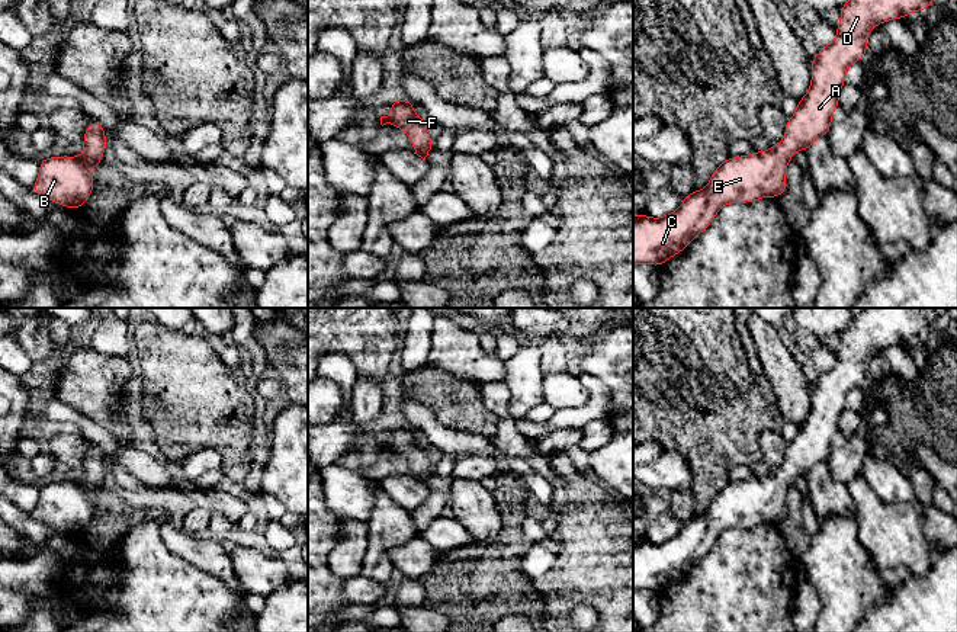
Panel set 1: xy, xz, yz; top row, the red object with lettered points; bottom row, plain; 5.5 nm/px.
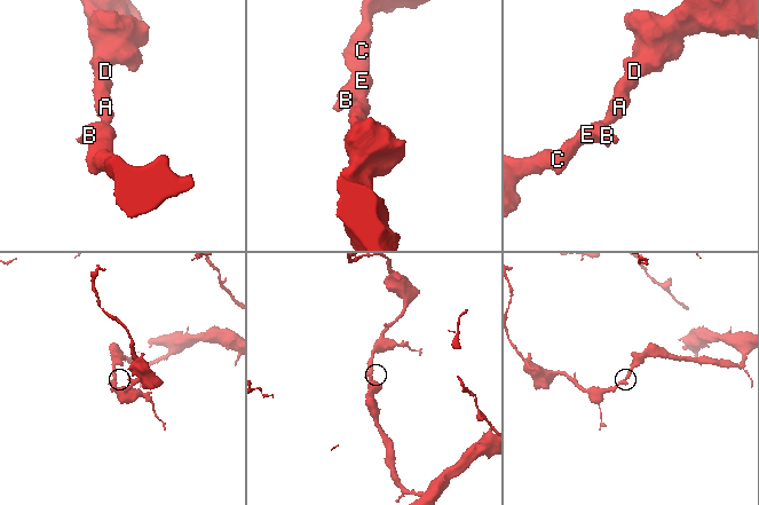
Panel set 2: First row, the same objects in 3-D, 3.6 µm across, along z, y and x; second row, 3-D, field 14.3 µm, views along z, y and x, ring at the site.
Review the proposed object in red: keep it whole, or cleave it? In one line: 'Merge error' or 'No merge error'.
No merge error

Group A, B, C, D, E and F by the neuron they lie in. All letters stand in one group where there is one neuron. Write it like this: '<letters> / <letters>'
A B C D E F

